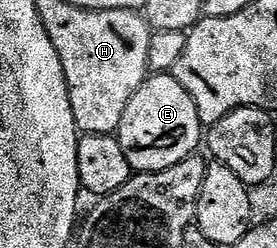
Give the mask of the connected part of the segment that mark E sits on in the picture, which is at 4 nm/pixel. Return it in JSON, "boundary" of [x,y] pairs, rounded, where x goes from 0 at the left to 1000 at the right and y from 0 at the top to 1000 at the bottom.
{"boundary":[[[570,290],[563,302],[527,306],[520,335],[495,355],[444,448],[444,480],[415,548],[430,593],[444,593],[444,625],[458,625],[458,657],[473,677],[498,698],[570,698],[715,613],[711,581],[722,569],[729,581],[733,569],[733,508],[718,448],[704,431],[704,399],[675,383],[675,367],[639,331],[635,310],[606,290]]]}

